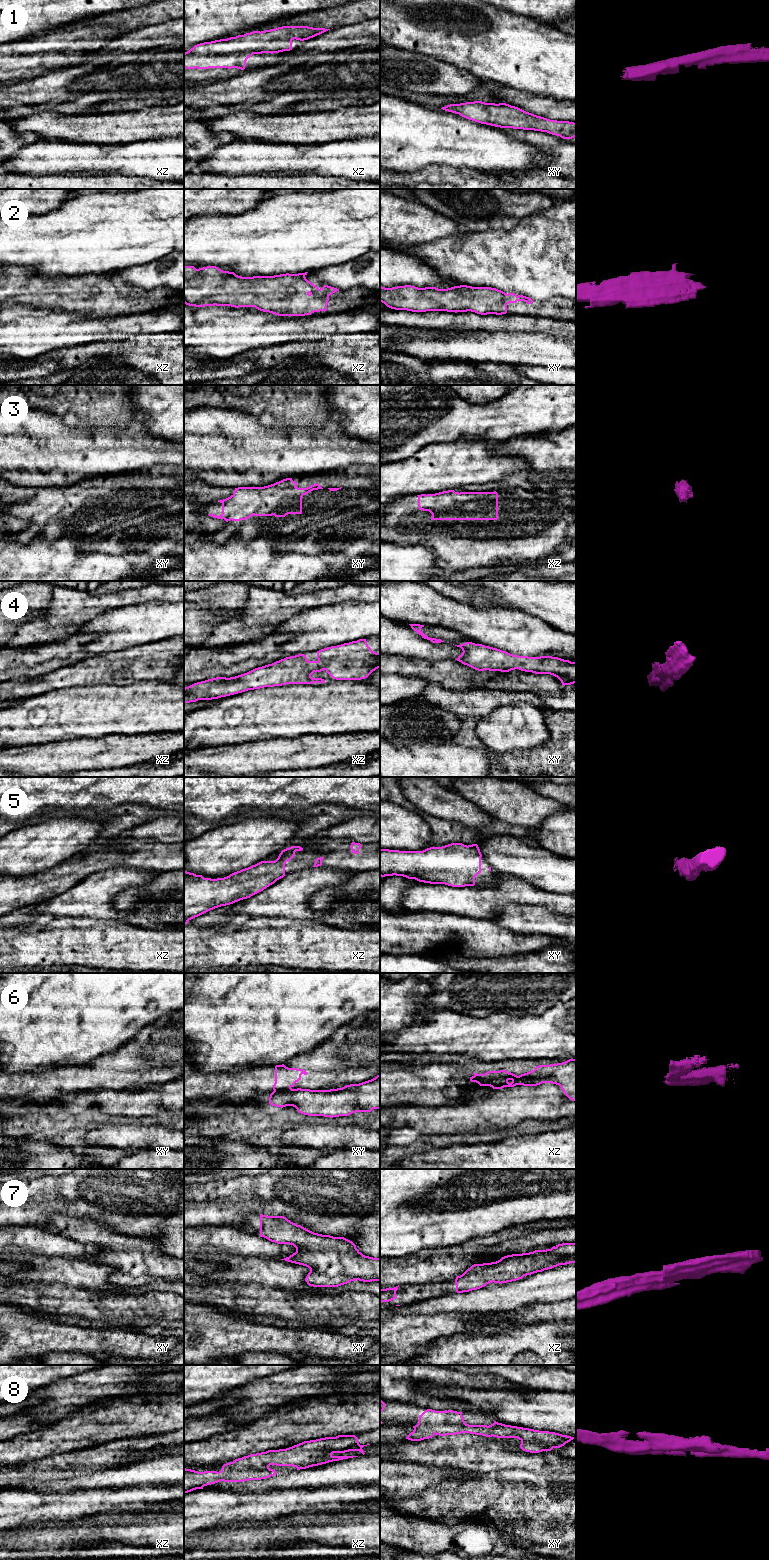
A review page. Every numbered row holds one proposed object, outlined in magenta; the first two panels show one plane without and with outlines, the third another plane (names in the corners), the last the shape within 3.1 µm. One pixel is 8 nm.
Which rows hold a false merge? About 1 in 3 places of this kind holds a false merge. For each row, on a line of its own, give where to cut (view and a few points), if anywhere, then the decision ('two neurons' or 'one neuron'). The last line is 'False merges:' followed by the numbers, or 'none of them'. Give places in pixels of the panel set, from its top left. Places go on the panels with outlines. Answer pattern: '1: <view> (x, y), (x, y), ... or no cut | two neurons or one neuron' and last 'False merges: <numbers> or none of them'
1: no cut | one neuron
2: no cut | one neuron
3: no cut | one neuron
4: no cut | one neuron
5: no cut | one neuron
6: xz (473, 1076), (486, 1082) | two neurons
7: no cut | one neuron
8: no cut | one neuron
False merges: 6

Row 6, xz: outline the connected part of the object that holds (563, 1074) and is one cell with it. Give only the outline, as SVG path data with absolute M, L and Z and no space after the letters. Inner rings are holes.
M569 1059L562 1063L539 1065L534 1070L519 1076L506 1070L488 1071L484 1074L474 1073L475 1078L482 1081L480 1086L490 1086L493 1089L514 1087L516 1085L537 1086L542 1083L559 1085L564 1094L576 1101L576 1059Z

